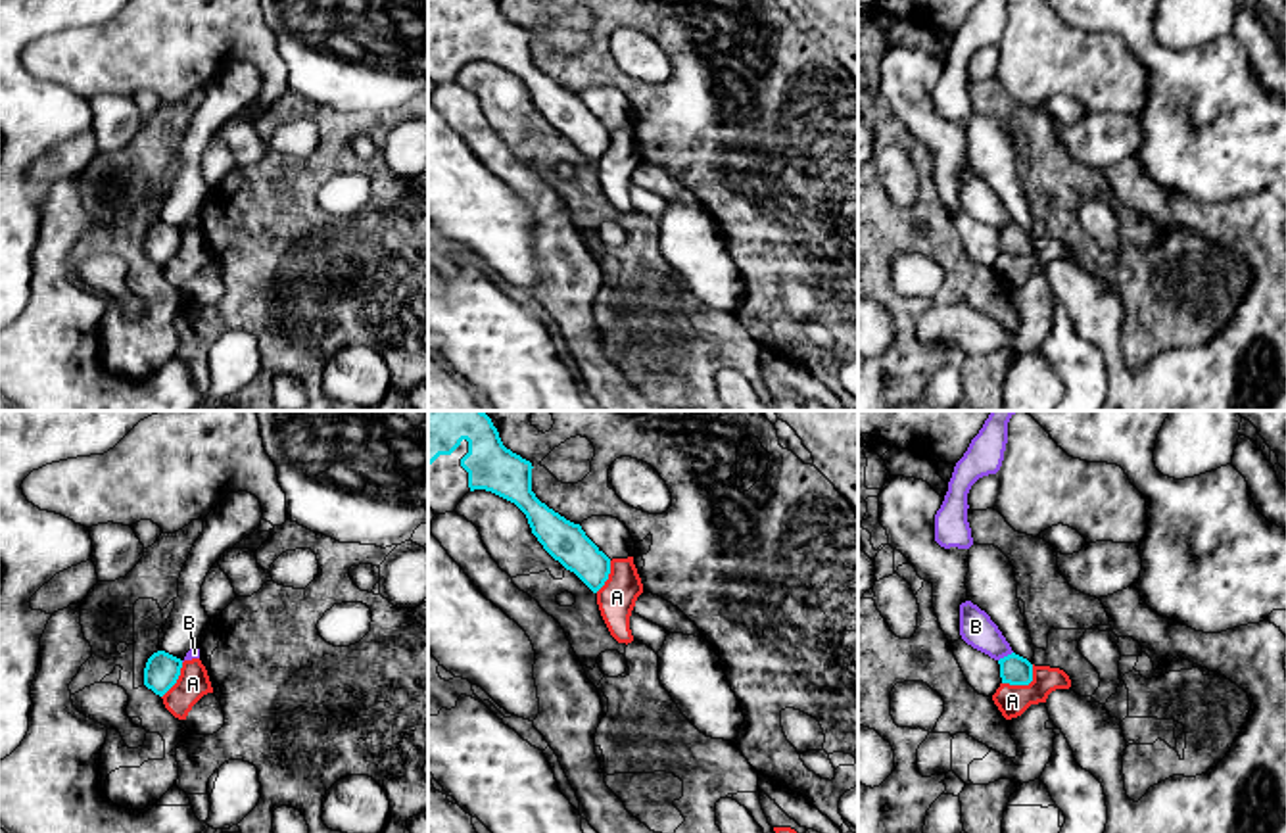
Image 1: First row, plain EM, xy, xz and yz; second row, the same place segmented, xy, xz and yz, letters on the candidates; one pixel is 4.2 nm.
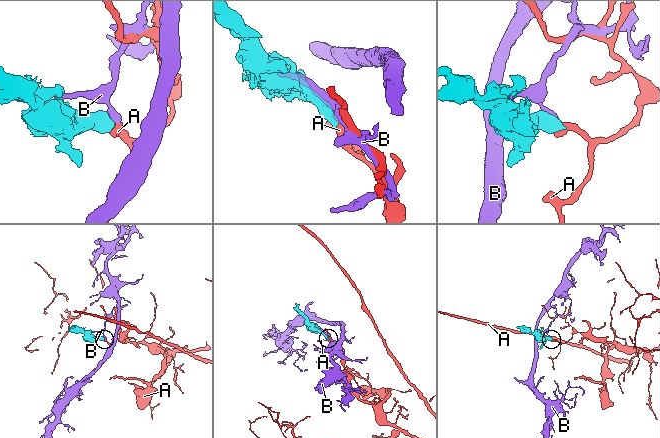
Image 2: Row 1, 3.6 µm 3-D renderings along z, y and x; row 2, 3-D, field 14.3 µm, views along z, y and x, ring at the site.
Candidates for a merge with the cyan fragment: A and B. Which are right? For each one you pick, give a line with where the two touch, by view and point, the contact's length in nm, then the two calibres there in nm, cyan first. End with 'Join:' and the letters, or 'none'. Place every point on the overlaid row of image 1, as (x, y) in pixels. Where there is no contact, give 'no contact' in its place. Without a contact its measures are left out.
Join: none

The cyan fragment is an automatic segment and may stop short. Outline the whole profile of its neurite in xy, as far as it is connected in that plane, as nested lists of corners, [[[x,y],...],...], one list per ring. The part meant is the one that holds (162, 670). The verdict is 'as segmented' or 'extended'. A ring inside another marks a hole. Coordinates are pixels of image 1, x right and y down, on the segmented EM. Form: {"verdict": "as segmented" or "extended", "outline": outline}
{"verdict": "as segmented", "outline": [[[154,653],[144,668],[144,685],[163,697],[179,679],[182,660],[165,653]]]}

